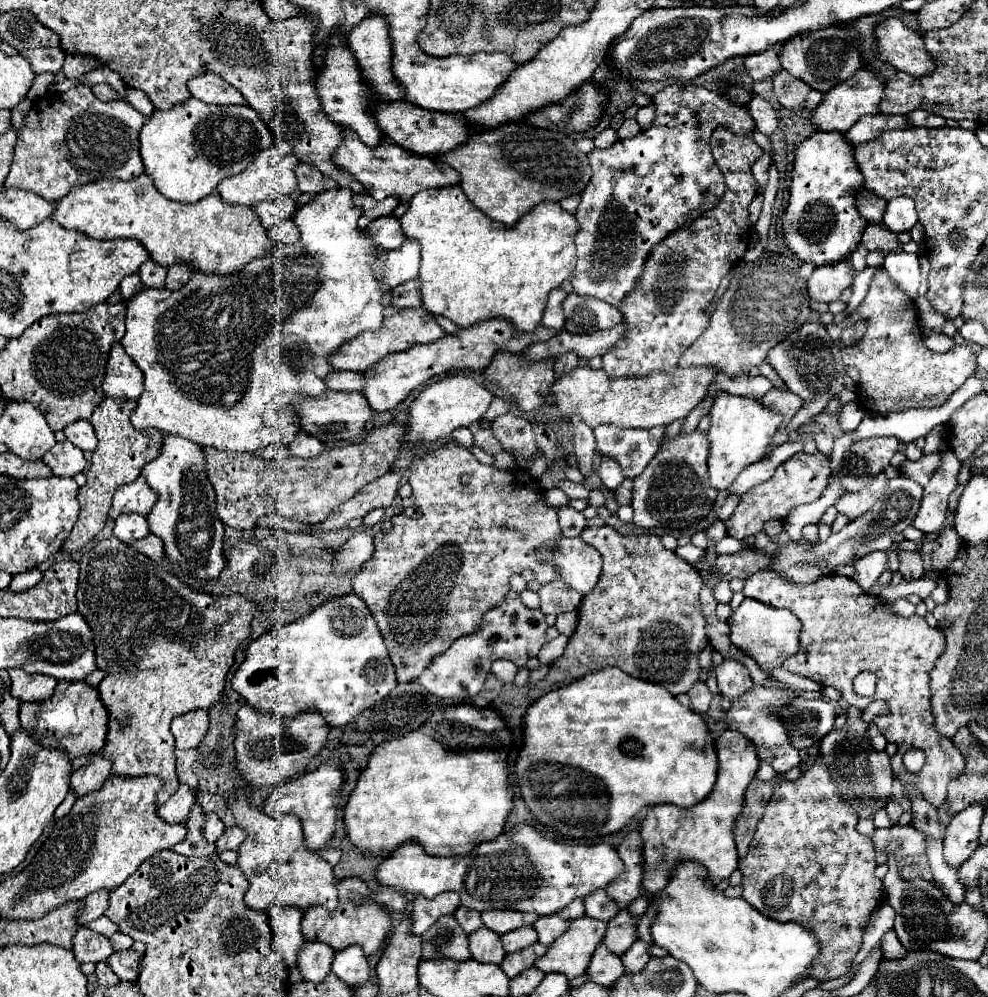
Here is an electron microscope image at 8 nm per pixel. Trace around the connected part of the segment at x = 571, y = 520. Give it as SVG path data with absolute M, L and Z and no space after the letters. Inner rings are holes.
M560 507L558 515L560 515L560 527L564 537L578 537L584 531L586 517L580 511L572 507Z

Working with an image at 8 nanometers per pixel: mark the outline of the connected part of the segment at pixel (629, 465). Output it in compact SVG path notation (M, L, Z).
M600 425L596 433L596 451L616 459L626 477L636 477L656 455L666 427L654 429L618 429L616 425Z

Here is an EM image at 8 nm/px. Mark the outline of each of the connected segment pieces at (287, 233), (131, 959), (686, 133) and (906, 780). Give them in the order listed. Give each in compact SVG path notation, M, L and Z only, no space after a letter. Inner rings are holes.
M286 219L286 221L278 223L278 225L274 225L274 227L268 231L268 235L270 235L276 243L296 243L298 237L300 237L298 227L294 225L292 219Z
M134 949L116 951L116 953L112 953L112 955L106 959L106 963L110 963L112 971L114 971L122 981L136 981L136 979L138 979L140 961L142 961L142 955L136 953Z
M668 85L654 95L656 119L650 129L636 137L618 139L608 149L592 149L588 153L592 165L592 179L582 191L582 201L576 211L580 231L576 235L578 263L572 273L572 287L578 295L592 295L610 305L616 305L634 289L646 255L676 227L696 219L700 213L712 209L724 195L726 186L722 172L714 161L708 144L712 131L718 125L728 127L736 135L746 135L754 129L750 113L704 87Z
M764 569L764 571L758 571L758 573L754 573L754 577L748 577L744 581L742 593L746 597L762 601L764 605L770 605L770 607L790 609L802 621L800 649L798 649L798 653L794 653L794 657L788 657L782 663L782 667L786 671L808 677L822 687L830 685L830 687L838 689L842 693L842 697L846 699L846 703L860 709L860 711L864 711L876 699L888 701L890 717L876 717L874 725L884 733L884 737L890 743L898 745L898 751L892 757L894 775L900 779L902 785L914 785L914 789L918 789L924 795L924 799L930 801L934 807L942 807L942 803L946 799L946 785L950 783L950 779L960 775L964 769L964 757L958 753L952 739L942 737L934 729L934 715L930 709L930 697L932 697L930 685L928 685L930 683L930 671L946 647L944 633L936 627L930 627L918 615L900 617L900 615L890 613L888 605L880 597L870 597L852 577L844 577L838 573L830 575L826 579L820 579L818 585L814 583L814 585L802 589L802 587L794 587L794 585L786 583L776 573L770 573L768 569ZM912 747L922 749L926 753L926 763L918 773L906 771L906 767L902 763L902 755Z

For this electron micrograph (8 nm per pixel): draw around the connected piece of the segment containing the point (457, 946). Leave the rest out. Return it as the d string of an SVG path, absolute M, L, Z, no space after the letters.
M454 915L440 917L426 933L422 933L422 959L446 959L468 961L468 935L456 923Z

